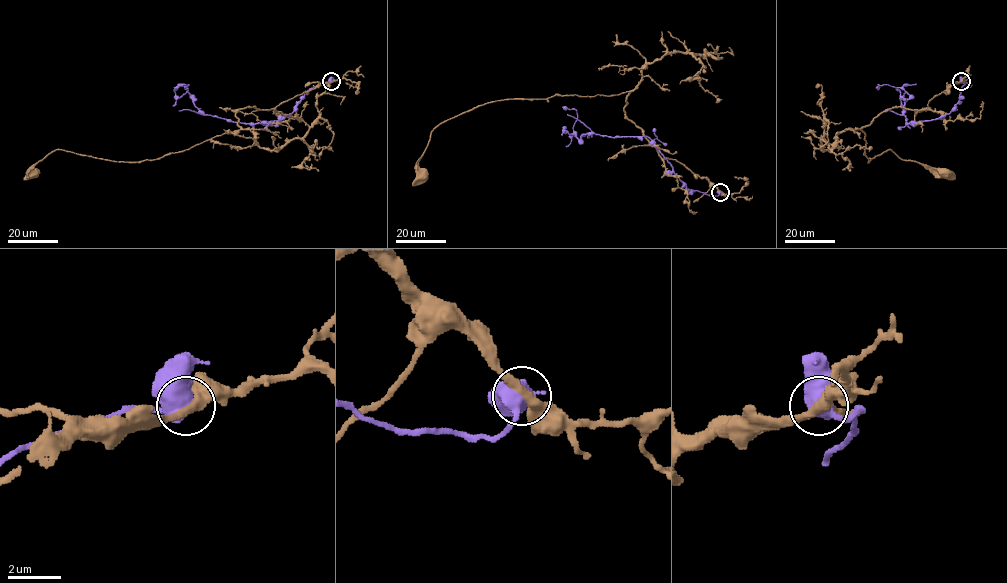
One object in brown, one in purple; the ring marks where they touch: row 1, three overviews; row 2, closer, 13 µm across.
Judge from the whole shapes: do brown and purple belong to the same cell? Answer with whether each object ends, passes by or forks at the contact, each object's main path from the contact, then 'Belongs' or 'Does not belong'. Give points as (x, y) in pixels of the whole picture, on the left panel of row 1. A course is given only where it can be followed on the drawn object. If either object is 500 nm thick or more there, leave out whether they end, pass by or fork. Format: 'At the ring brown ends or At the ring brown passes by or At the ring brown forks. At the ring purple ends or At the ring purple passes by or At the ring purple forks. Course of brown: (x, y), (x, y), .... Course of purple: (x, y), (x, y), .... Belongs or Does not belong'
Course of brown: (331, 82), (274, 109), (241, 108), (240, 129), (158, 158), (55, 150), (34, 173). Course of purple: (331, 82), (310, 88), (283, 119), (263, 124), (228, 121), (204, 114), (184, 87), (189, 85), (174, 87). Does not belong

